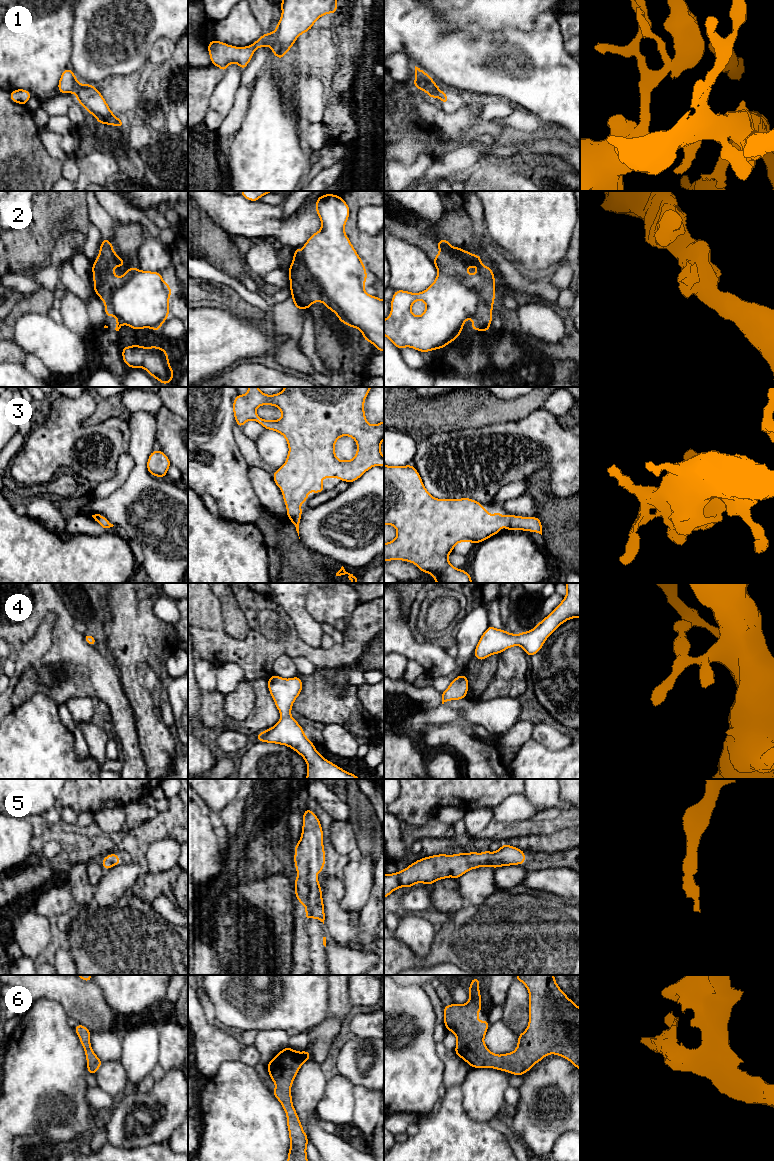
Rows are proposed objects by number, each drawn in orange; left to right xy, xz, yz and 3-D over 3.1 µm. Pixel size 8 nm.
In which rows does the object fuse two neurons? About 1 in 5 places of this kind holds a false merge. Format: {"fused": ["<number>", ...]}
{"fused": ["1", "2"]}

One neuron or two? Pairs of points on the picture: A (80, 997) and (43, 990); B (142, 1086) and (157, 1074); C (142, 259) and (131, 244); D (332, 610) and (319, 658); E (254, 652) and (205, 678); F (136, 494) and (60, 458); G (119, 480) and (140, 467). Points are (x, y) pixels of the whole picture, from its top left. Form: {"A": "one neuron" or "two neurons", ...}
{"A": "one neuron", "B": "one neuron", "C": "two neurons", "D": "two neurons", "E": "two neurons", "F": "two neurons", "G": "two neurons"}

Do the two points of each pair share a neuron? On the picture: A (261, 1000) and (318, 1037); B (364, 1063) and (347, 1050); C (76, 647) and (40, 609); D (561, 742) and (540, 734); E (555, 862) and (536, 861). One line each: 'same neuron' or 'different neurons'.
A: different neurons
B: same neuron
C: same neuron
D: same neuron
E: same neuron

